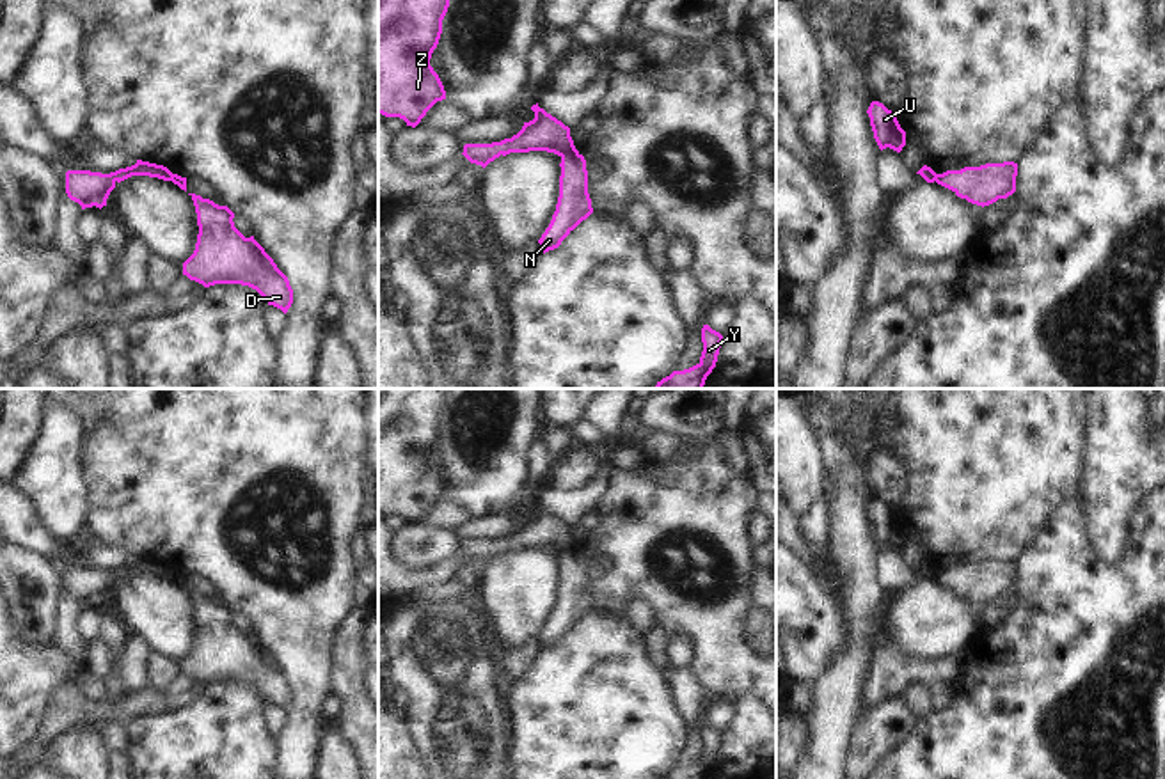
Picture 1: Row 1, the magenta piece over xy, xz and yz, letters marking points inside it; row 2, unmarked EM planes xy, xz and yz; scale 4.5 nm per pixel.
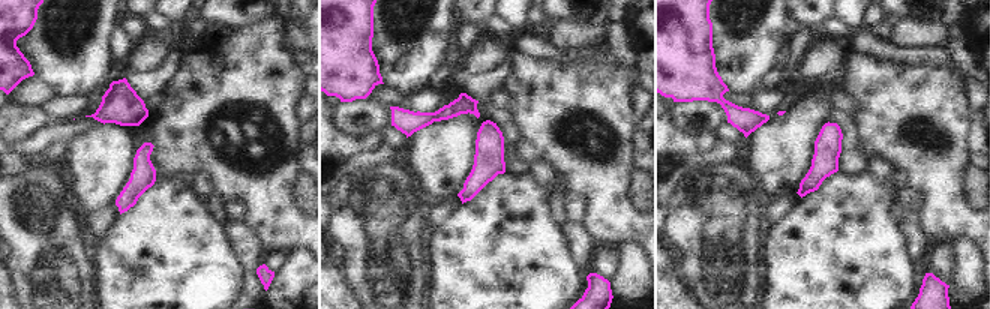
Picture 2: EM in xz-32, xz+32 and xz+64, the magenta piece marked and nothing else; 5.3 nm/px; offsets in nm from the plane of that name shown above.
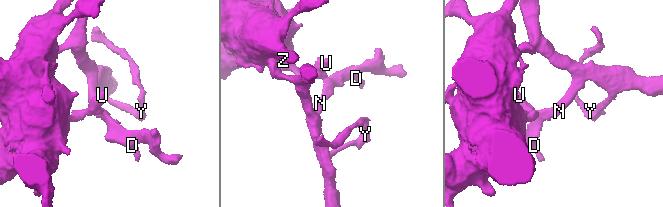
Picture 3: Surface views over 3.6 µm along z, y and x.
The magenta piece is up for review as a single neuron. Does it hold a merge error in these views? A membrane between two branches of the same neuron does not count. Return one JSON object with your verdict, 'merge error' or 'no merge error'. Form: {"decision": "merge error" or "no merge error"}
{"decision": "merge error"}

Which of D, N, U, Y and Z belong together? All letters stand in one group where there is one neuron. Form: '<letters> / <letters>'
D N Y / U Z

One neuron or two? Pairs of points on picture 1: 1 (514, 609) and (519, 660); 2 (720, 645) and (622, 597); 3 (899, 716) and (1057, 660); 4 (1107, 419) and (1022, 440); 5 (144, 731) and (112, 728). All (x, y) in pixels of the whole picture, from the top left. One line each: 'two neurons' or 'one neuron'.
1: two neurons
2: one neuron
3: two neurons
4: two neurons
5: two neurons

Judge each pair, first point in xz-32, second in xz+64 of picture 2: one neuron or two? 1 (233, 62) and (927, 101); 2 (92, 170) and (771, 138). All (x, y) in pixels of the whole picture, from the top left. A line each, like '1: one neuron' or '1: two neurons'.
1: one neuron
2: one neuron

